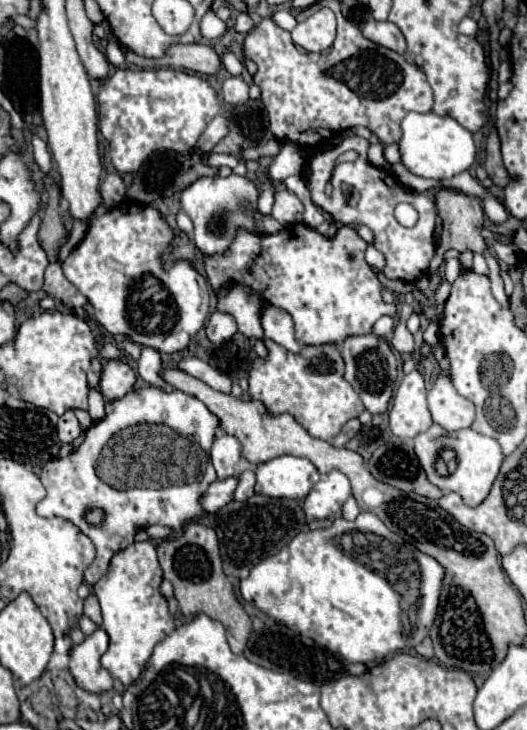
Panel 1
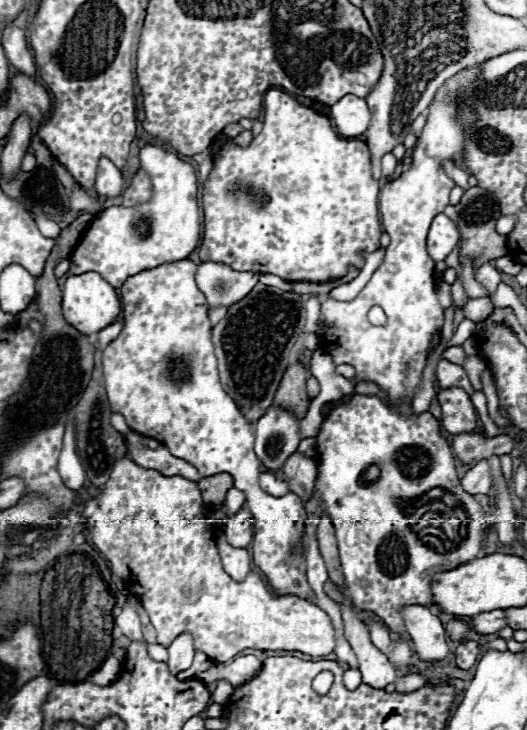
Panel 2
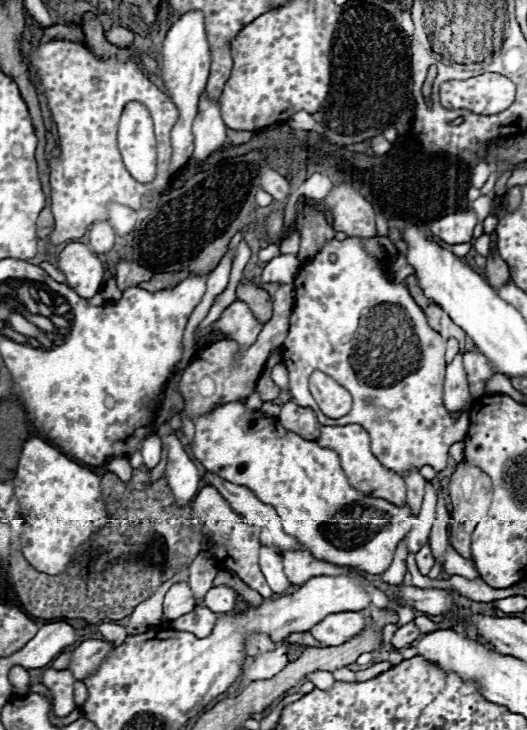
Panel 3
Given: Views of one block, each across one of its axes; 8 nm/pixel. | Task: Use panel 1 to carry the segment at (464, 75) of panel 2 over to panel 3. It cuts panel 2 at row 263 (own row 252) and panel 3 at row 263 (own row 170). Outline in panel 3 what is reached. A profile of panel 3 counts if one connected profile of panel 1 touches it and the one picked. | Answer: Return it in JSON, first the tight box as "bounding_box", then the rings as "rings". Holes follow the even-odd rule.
{"bounding_box":[282,236,470,474],"rings":[[[348,236],[346,240],[328,240],[320,248],[320,252],[302,266],[294,280],[296,302],[290,316],[290,332],[282,344],[282,362],[286,364],[290,374],[290,394],[298,406],[312,408],[324,426],[360,424],[370,434],[374,456],[390,470],[404,474],[404,470],[412,466],[422,468],[430,464],[436,472],[440,472],[448,464],[448,448],[465,439],[470,424],[468,412],[463,412],[455,420],[442,404],[446,340],[436,330],[432,330],[426,314],[410,296],[408,286],[404,282],[392,282],[386,260],[370,256],[364,250],[364,240],[366,238],[360,236]],[[382,304],[388,306],[388,346],[384,346],[388,352],[364,352],[374,348],[374,344],[384,344],[384,328],[380,334],[380,314],[376,314],[376,318],[370,320],[370,312],[376,312],[374,308],[380,308]],[[358,330],[360,334],[354,336]],[[316,370],[332,376],[340,386],[344,386],[352,394],[354,404],[348,416],[328,418],[322,414],[316,400],[308,392],[308,378]],[[368,398],[374,398],[372,404],[366,404]]]}

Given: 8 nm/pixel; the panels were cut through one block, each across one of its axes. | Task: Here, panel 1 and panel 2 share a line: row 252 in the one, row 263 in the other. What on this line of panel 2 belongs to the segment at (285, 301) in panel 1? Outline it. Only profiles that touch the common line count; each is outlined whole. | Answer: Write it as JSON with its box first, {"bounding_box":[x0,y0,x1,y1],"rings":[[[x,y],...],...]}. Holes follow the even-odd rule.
{"bounding_box":[200,88,382,284],"rings":[[[278,88],[268,90],[266,96],[264,96],[264,120],[262,120],[262,124],[264,124],[262,132],[248,146],[238,146],[234,142],[234,138],[228,138],[224,142],[224,146],[220,148],[216,160],[214,160],[214,168],[212,168],[208,180],[204,182],[204,188],[202,188],[204,240],[202,240],[202,246],[200,246],[200,260],[202,262],[224,262],[238,272],[276,274],[276,276],[280,276],[284,280],[290,280],[290,282],[316,282],[316,284],[340,280],[342,276],[346,276],[348,266],[362,268],[364,266],[362,254],[378,250],[380,248],[380,236],[382,236],[382,224],[380,224],[380,218],[378,218],[380,186],[372,178],[370,150],[368,150],[366,142],[356,140],[356,138],[348,140],[348,138],[338,136],[336,128],[332,128],[330,118],[320,116],[318,112],[314,112],[308,106],[302,106],[294,96],[290,96],[288,92],[278,90]]]}

